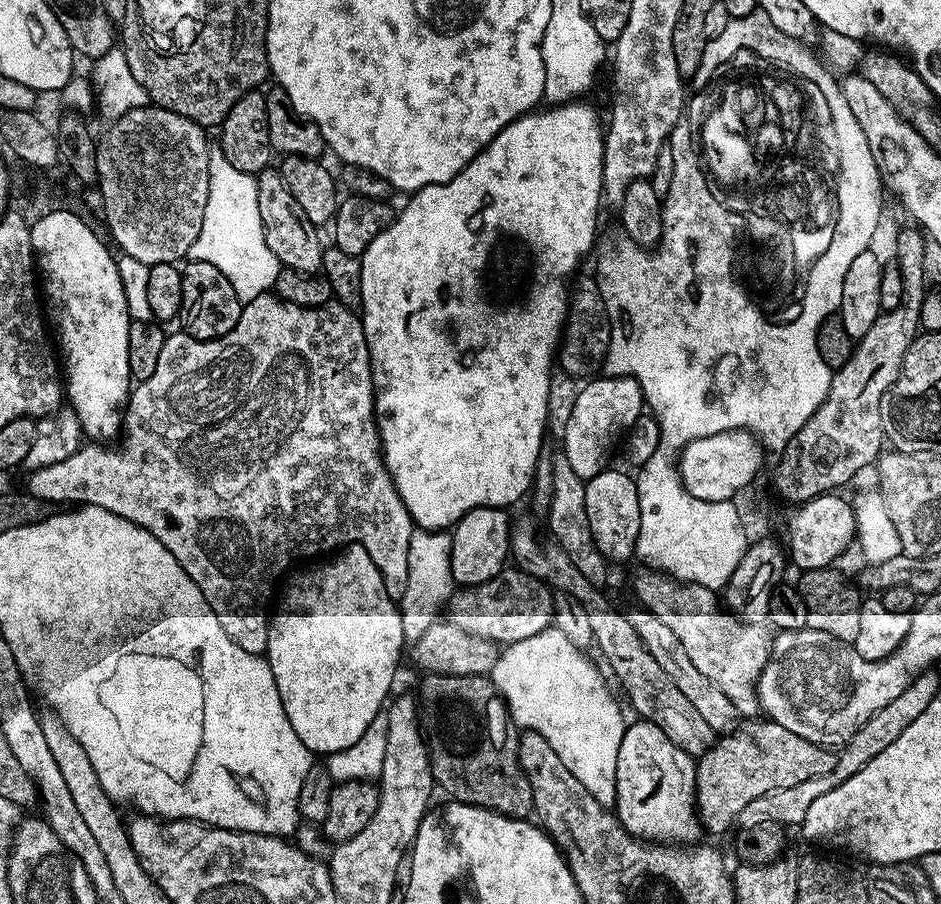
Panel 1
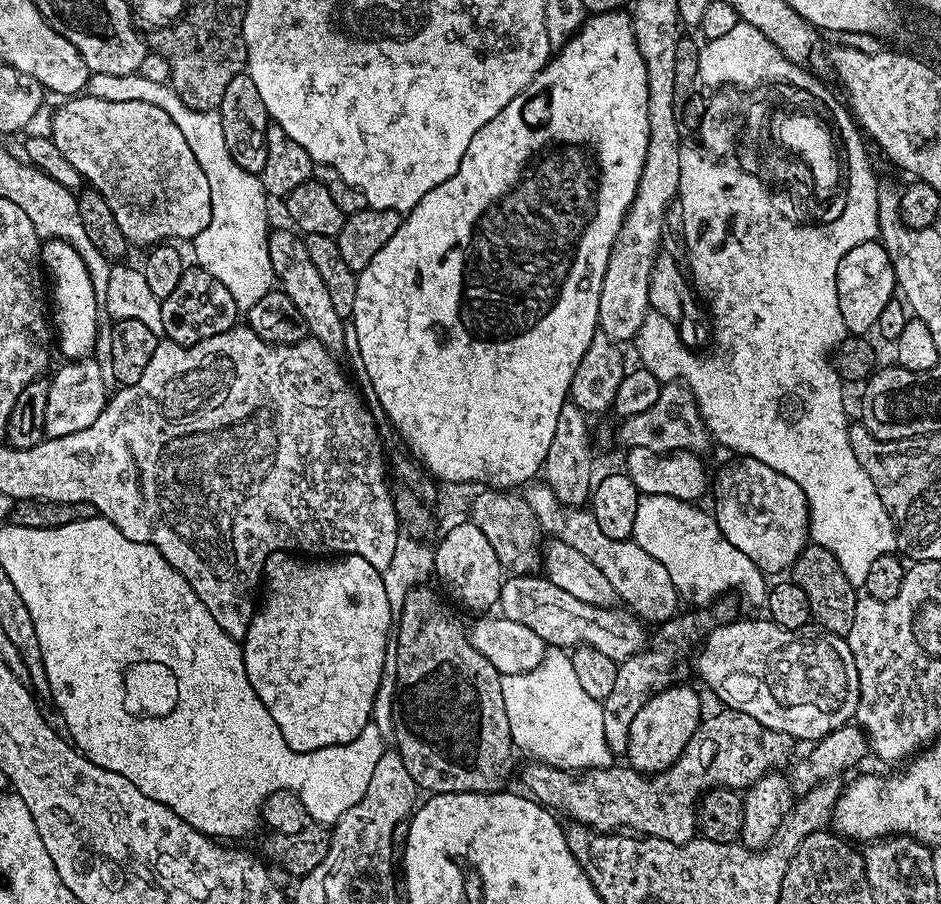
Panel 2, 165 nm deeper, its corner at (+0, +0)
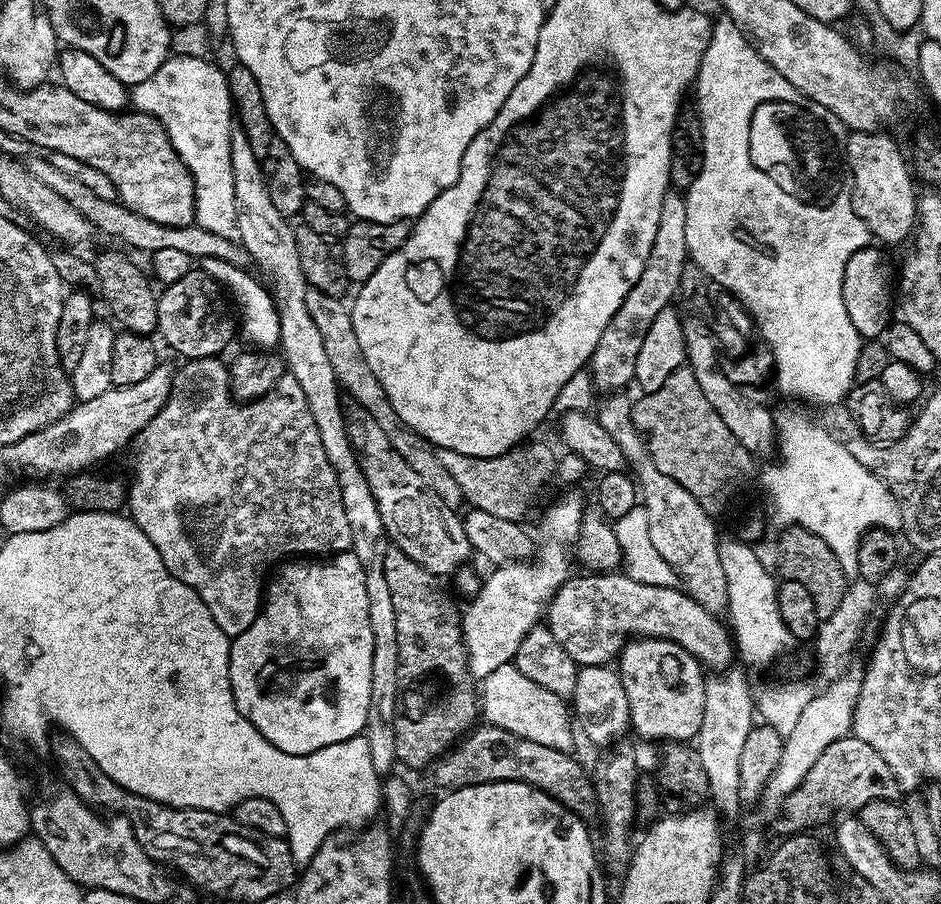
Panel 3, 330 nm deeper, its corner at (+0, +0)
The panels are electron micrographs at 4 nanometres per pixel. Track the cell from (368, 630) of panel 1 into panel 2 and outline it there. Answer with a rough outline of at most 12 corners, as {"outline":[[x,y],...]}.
{"outline":[[361,556],[266,558],[246,678],[296,752],[373,719],[394,613]]}

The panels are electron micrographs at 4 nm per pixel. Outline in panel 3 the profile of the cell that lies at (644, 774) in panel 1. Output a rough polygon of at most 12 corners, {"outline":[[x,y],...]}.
{"outline":[[669,640],[618,657],[631,731],[692,742],[705,669]]}

